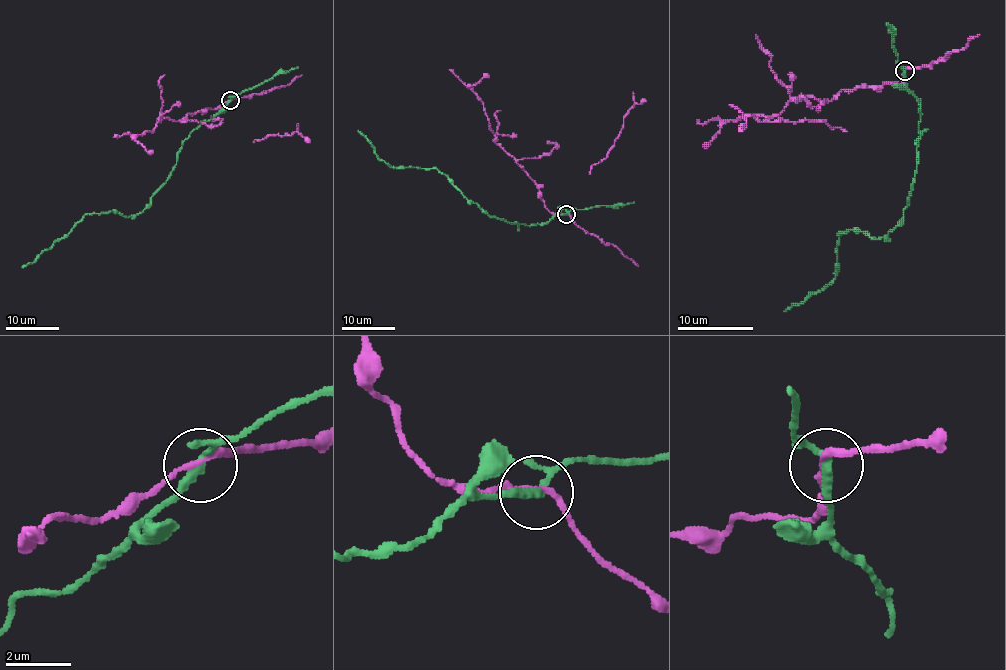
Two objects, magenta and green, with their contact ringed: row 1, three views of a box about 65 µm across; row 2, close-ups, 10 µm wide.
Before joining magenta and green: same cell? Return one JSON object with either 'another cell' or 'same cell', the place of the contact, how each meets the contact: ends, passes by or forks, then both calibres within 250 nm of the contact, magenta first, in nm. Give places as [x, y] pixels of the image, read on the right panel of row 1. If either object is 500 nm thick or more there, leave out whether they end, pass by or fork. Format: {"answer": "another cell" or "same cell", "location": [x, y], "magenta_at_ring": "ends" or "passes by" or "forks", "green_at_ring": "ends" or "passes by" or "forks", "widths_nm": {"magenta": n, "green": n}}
{"answer": "same cell", "location": [905, 71], "magenta_at_ring": "passes by", "green_at_ring": "forks", "widths_nm": {"magenta": 150, "green": 220}}

